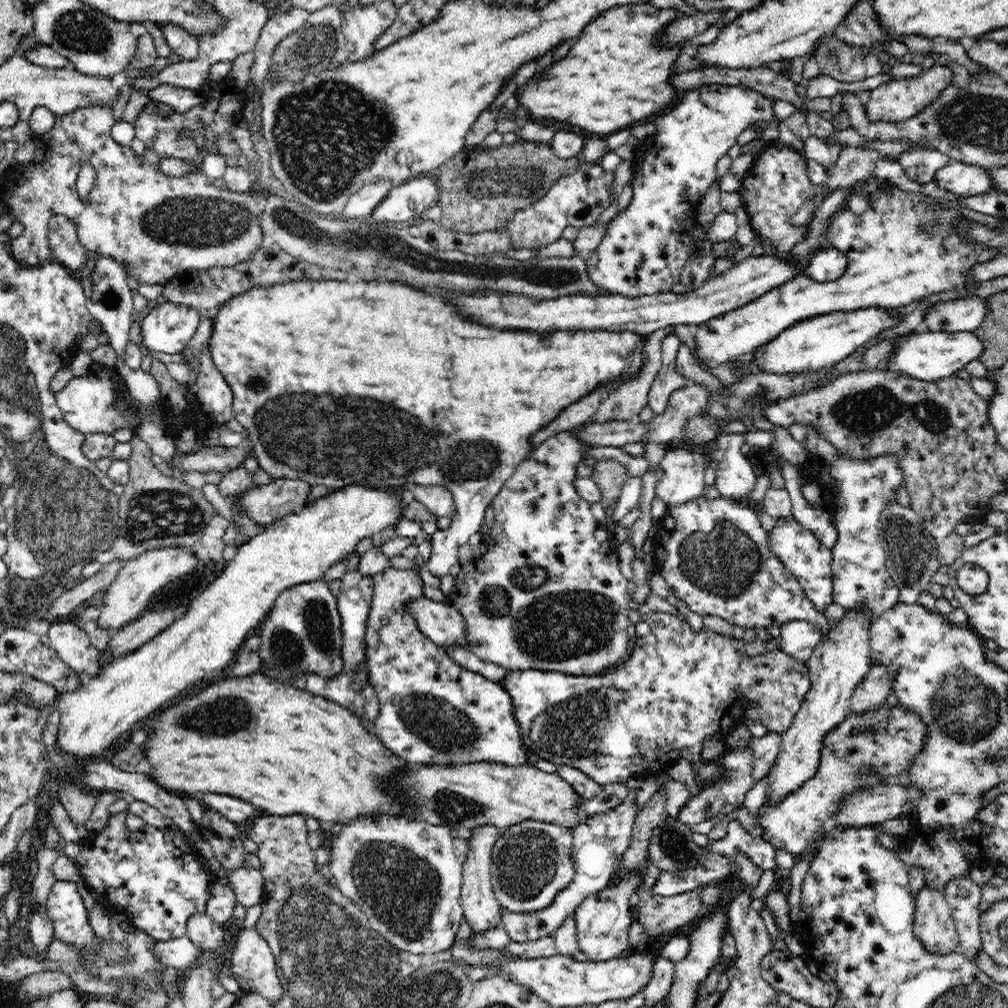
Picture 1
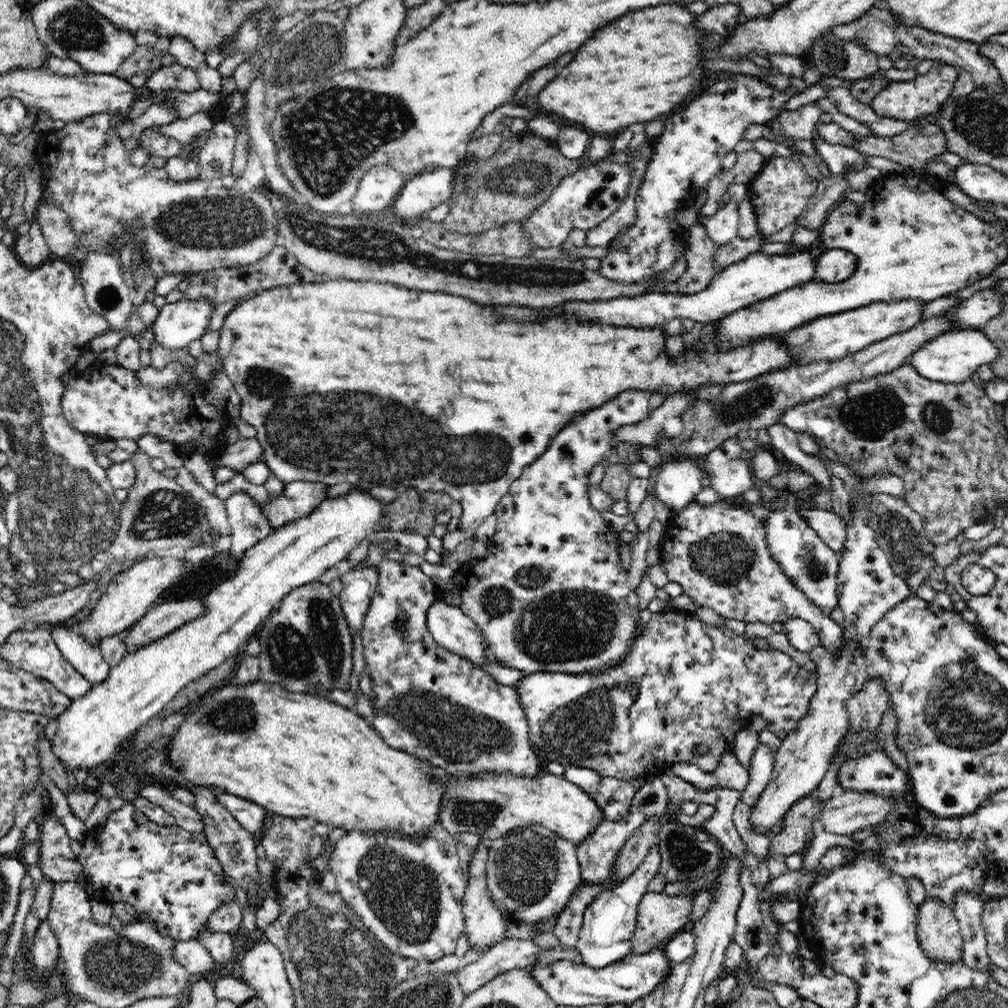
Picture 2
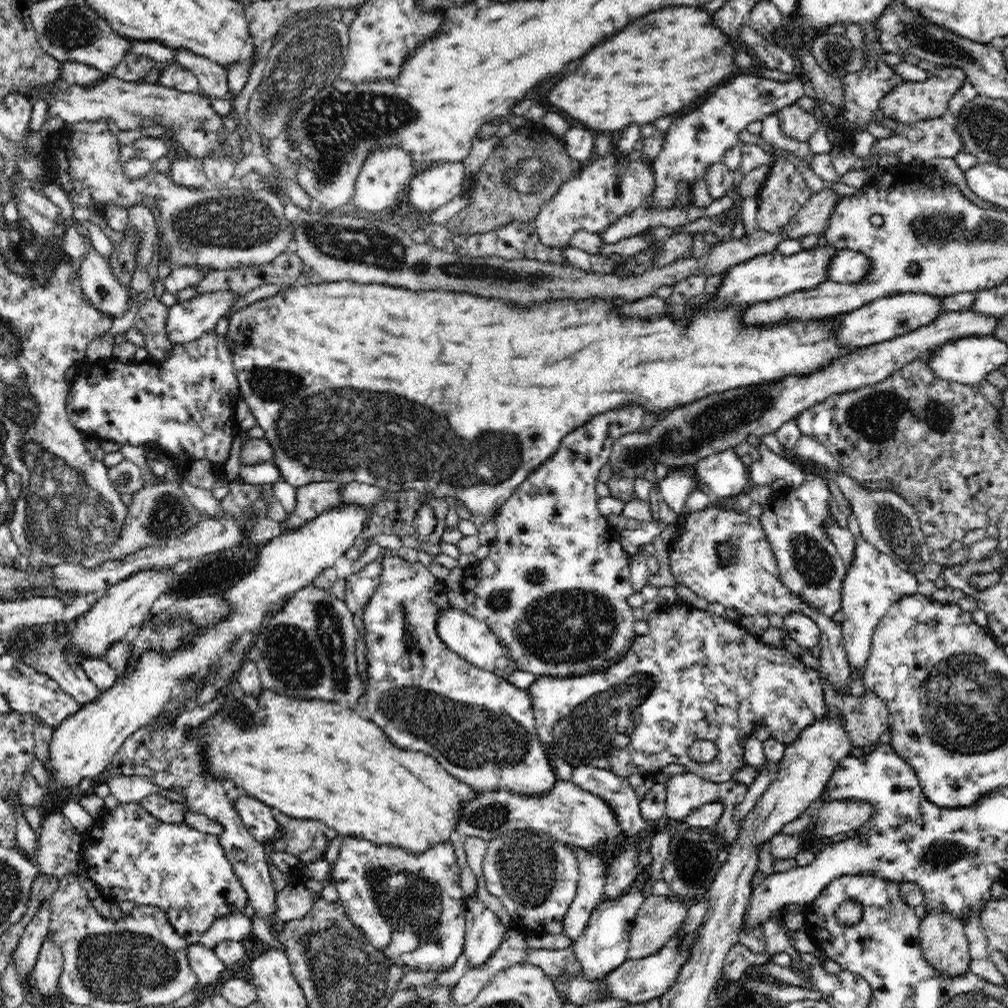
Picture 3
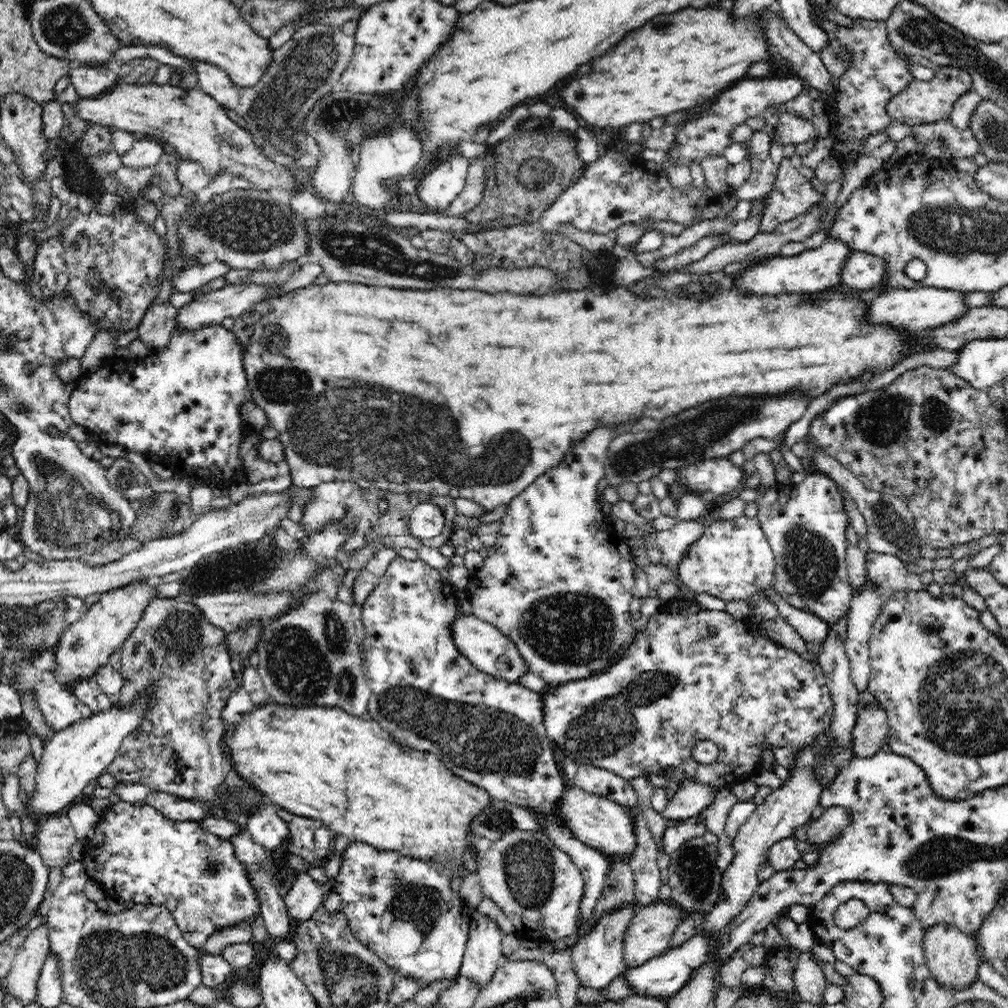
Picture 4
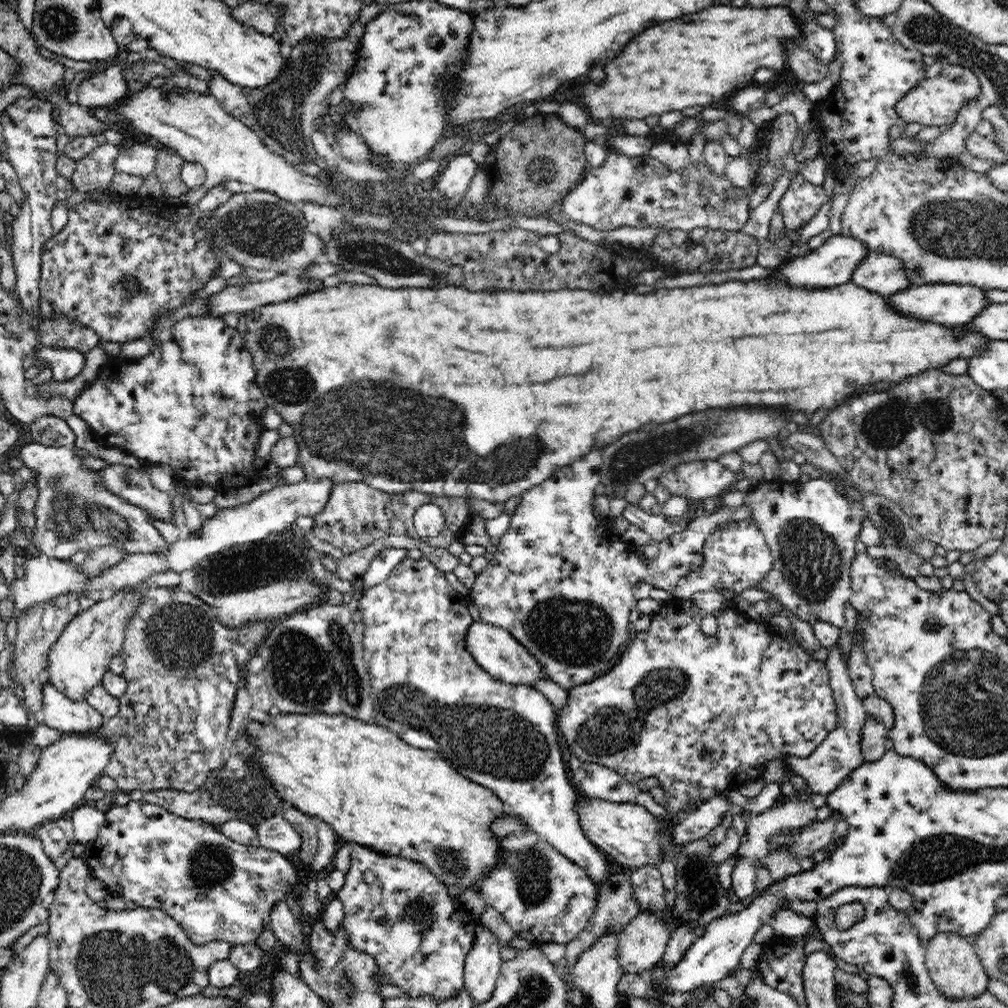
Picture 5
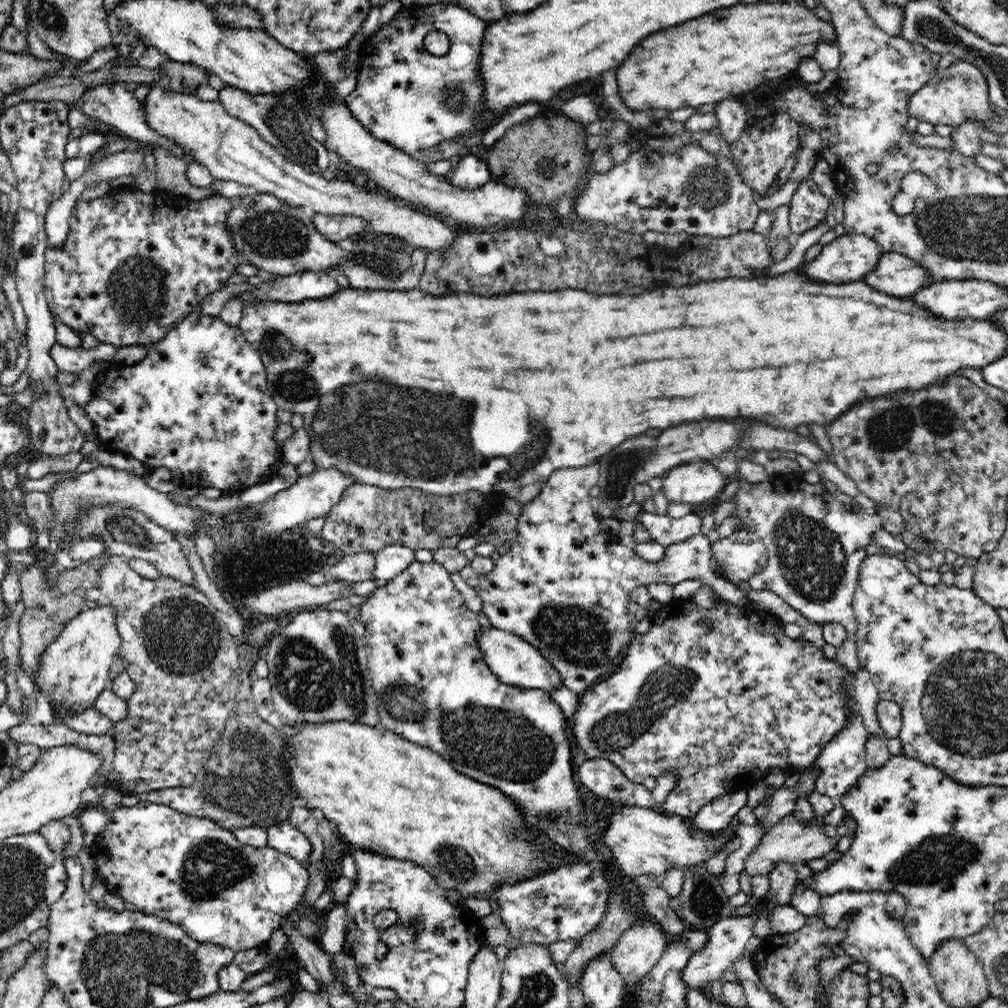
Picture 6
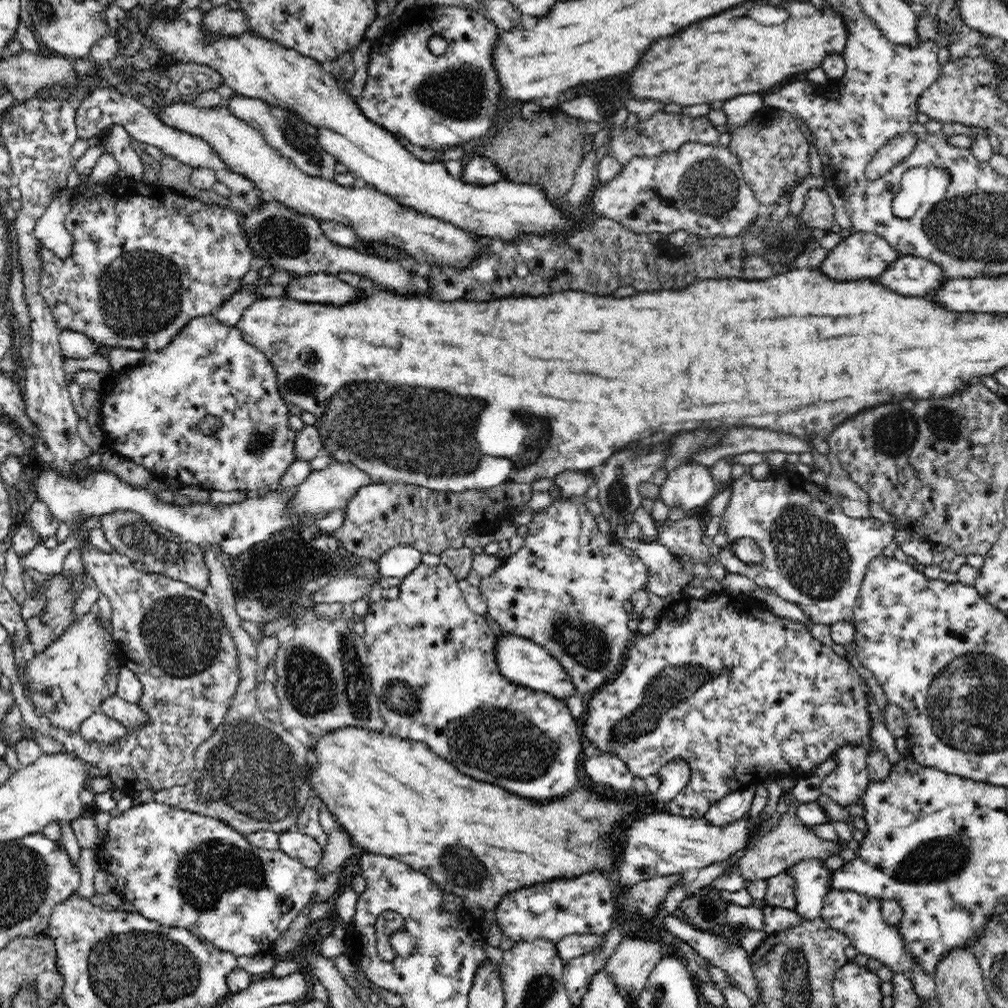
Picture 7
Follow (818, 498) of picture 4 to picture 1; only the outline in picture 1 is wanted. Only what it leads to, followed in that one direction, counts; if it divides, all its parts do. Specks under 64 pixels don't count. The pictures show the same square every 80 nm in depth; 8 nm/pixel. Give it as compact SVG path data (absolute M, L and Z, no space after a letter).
M793 516L778 519L774 529L769 534L770 549L776 558L796 577L803 588L805 596L816 606L816 610L823 613L833 598L833 573L831 570L831 549L822 545L811 531L803 528Z

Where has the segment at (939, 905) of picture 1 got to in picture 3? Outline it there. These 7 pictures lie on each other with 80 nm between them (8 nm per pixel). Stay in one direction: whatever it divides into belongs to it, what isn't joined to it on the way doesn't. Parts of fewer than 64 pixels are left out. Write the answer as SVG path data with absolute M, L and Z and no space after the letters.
M938 910L921 913L919 934L923 956L938 975L951 979L964 976L964 972L970 972L972 964L970 942L966 938L962 922L958 921L954 915Z

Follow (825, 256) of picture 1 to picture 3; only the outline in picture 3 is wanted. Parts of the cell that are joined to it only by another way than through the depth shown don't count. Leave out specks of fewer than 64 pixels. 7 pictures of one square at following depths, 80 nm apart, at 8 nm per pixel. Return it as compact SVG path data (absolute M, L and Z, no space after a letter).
M842 249L834 253L826 272L834 283L862 284L871 266L872 261L864 253Z

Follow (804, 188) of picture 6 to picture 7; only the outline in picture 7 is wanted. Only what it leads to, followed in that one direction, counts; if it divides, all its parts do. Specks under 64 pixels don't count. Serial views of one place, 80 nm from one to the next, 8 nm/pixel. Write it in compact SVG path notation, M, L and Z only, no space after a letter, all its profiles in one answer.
M810 188L804 197L804 209L799 220L805 228L831 228L834 220L834 206L824 189Z

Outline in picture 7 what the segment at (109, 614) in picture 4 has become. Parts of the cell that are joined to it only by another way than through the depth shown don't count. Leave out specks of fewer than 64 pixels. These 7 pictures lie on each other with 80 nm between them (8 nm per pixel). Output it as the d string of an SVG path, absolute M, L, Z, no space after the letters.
M88 613L75 619L48 648L33 657L24 680L30 686L31 702L48 716L50 726L58 727L69 733L79 733L80 725L92 713L101 712L101 702L105 688L106 674L115 662L114 648L116 640L102 627L94 613Z

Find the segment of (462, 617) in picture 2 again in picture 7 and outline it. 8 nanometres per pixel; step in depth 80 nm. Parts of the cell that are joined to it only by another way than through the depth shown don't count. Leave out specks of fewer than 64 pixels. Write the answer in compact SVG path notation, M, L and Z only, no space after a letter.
M511 634L498 635L495 656L498 657L499 671L514 684L523 685L536 692L551 694L560 700L566 699L568 695L578 693L574 680L568 676L561 662L548 653L547 649L531 640Z

